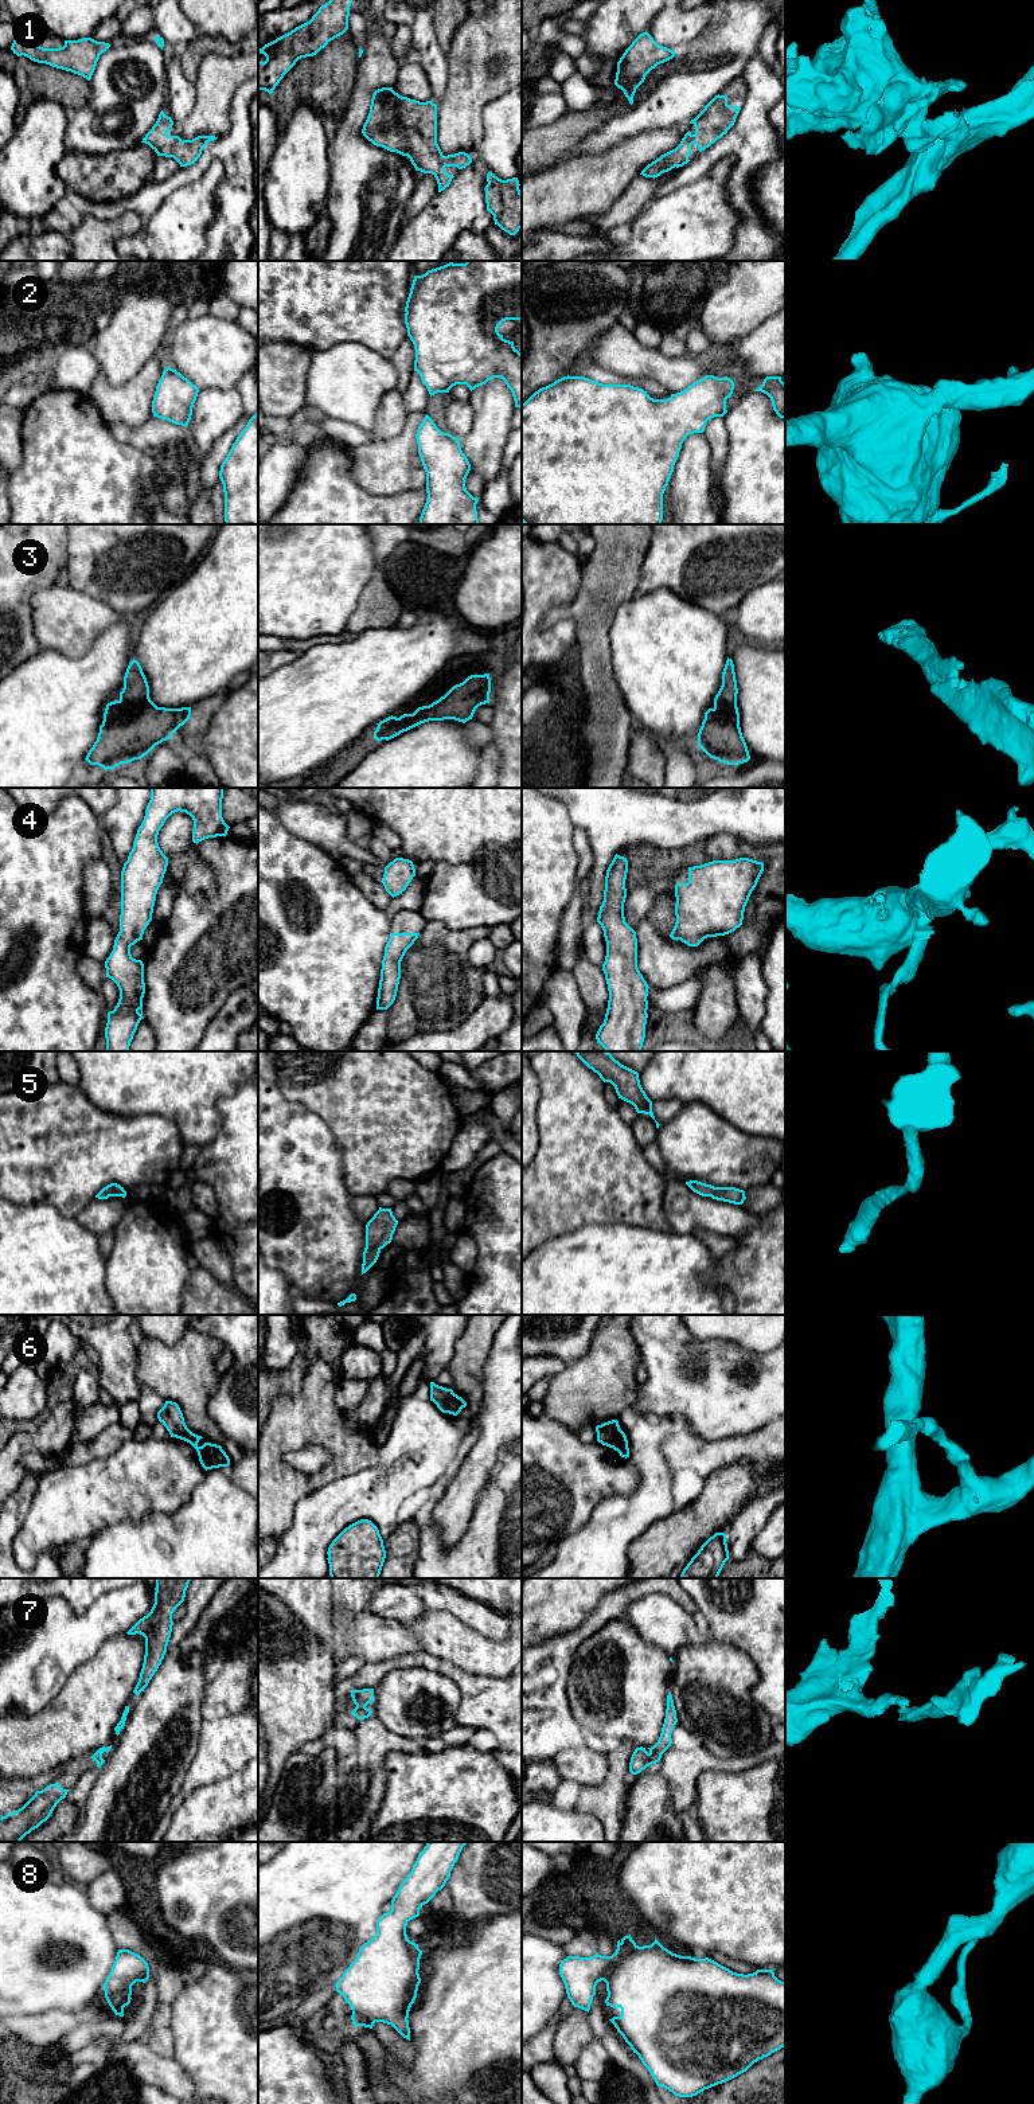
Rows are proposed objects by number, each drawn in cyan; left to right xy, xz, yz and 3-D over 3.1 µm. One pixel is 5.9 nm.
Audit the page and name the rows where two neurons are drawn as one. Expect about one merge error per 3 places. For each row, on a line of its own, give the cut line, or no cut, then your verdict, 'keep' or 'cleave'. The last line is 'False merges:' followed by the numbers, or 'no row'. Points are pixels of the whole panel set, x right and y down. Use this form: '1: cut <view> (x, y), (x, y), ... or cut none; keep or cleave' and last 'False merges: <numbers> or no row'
1: cut none; keep
2: cut none; keep
3: cut none; keep
4: cut none; keep
5: cut none; keep
6: cut none; keep
7: cut none; keep
8: cut none; keep
False merges: no row

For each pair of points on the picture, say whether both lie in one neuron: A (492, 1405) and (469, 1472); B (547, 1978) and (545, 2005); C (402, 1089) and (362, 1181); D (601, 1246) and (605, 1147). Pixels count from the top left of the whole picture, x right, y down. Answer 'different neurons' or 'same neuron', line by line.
A: same neuron
B: same neuron
C: same neuron
D: different neurons

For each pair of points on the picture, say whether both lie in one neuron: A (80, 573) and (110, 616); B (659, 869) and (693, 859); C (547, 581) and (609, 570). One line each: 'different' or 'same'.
A: different
B: same
C: different

